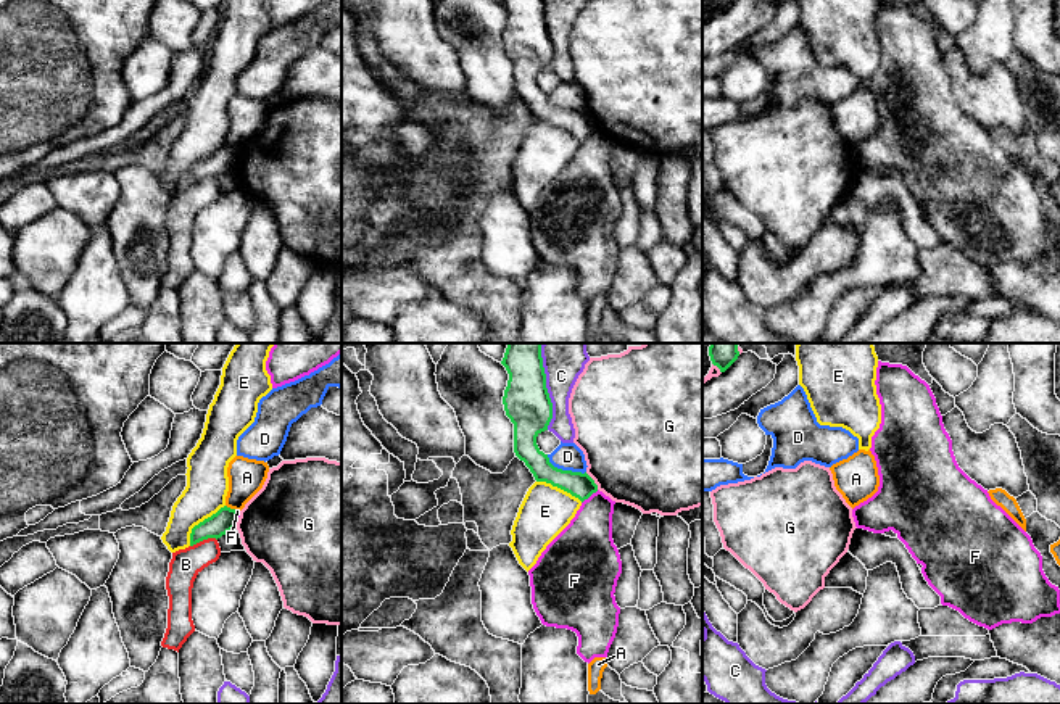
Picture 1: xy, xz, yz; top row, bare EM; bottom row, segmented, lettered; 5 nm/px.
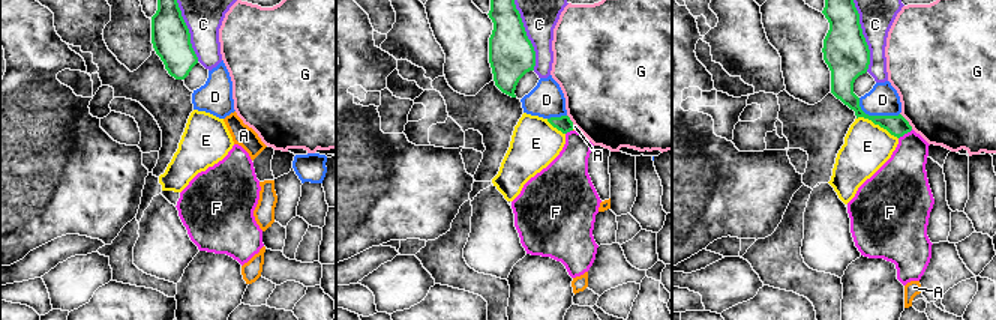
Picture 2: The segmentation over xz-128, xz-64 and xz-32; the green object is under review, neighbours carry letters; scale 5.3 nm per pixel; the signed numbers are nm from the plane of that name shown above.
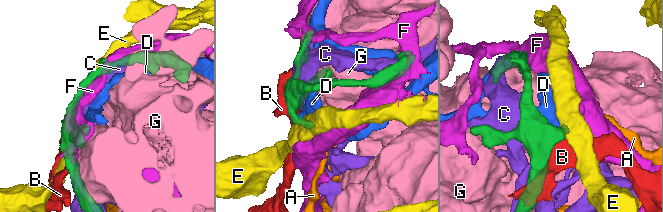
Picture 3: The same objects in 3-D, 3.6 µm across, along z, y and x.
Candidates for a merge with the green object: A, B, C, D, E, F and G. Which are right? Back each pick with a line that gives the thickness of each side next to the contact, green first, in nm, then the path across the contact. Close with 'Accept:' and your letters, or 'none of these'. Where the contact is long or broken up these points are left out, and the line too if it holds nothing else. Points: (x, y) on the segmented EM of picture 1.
Accept: none of these

